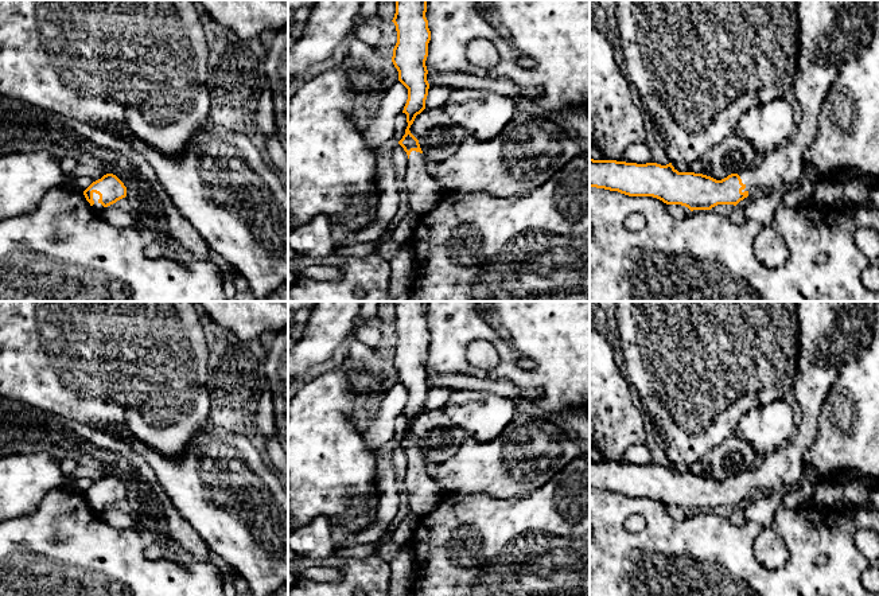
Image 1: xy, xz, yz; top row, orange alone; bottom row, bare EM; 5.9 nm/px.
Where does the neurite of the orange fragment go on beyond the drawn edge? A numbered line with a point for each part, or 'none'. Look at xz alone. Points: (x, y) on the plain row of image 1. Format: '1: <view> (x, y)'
1: xz (424, 493)

